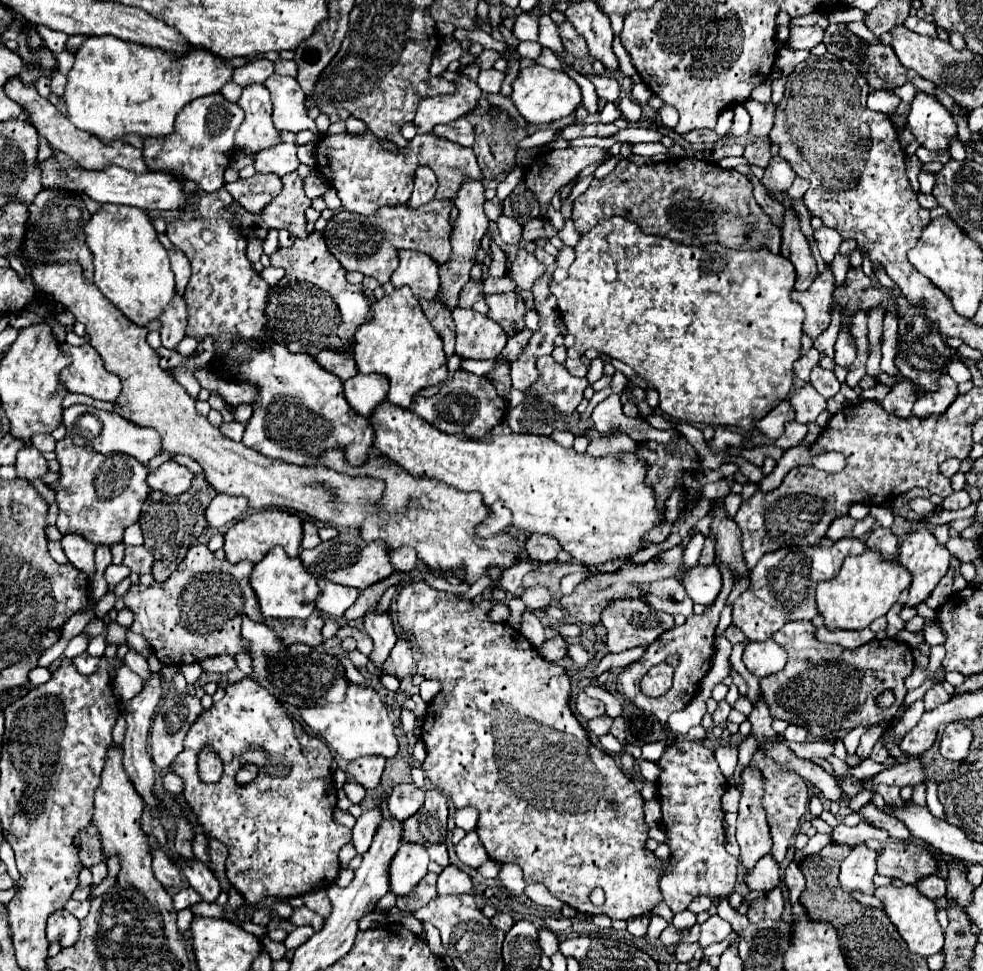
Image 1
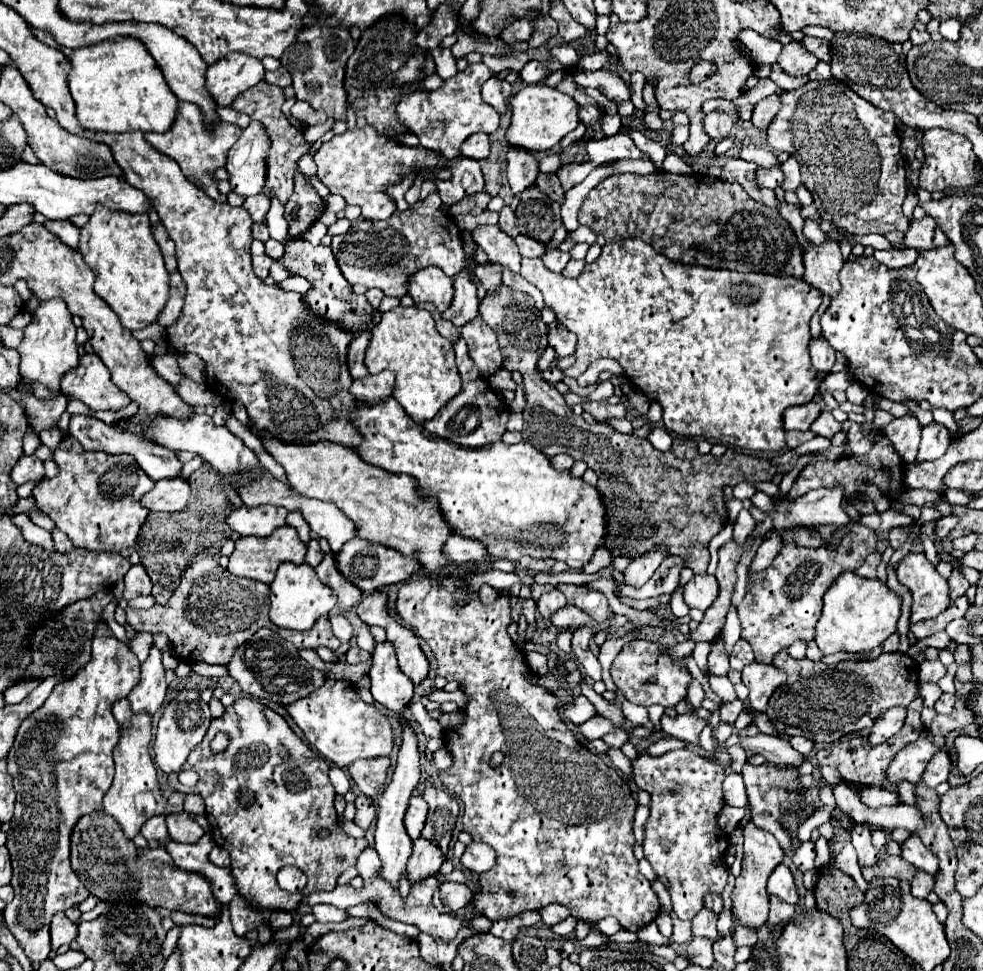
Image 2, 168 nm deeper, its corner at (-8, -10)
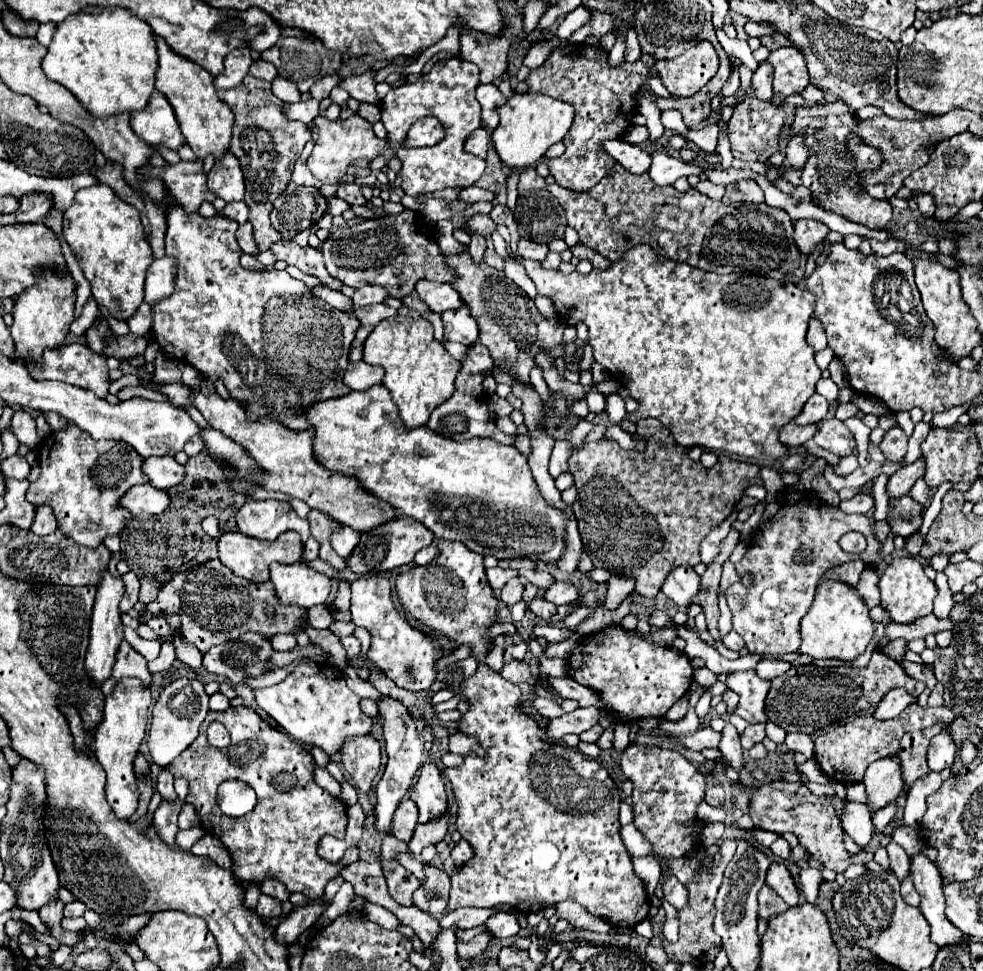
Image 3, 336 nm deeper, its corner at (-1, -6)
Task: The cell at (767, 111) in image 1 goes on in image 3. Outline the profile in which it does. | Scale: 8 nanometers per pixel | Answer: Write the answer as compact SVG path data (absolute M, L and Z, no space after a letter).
M765 61L759 65L759 69L753 73L751 89L755 91L755 95L759 95L759 99L773 97L773 67L771 67L771 63Z

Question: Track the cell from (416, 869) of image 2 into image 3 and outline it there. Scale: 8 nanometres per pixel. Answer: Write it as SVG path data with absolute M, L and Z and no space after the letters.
M447 813L441 817L441 819L435 819L435 821L429 821L425 825L417 825L415 833L413 833L413 839L409 841L409 849L411 853L417 857L421 855L421 851L427 847L427 845L437 845L445 833L447 833Z

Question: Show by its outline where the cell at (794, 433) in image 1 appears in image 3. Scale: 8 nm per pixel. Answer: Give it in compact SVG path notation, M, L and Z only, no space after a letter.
M787 423L781 431L781 441L787 447L801 447L805 445L805 441L809 441L815 435L817 427L815 425L807 425L807 427L799 427L795 423Z

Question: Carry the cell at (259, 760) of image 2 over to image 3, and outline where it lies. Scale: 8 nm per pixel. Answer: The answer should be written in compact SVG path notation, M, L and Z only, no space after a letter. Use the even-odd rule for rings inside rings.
M241 705L229 707L223 713L209 711L195 743L191 743L175 763L169 763L167 771L189 781L189 795L185 801L197 809L205 833L211 833L227 847L233 861L233 875L239 883L251 885L263 883L265 879L277 879L285 883L291 893L303 893L311 901L321 901L327 881L339 875L345 865L359 859L357 847L347 849L339 863L327 863L317 853L317 843L323 835L333 835L337 839L345 837L347 807L341 799L331 797L315 783L315 761L311 751L287 739L283 733L273 731L273 727L269 731L269 725L257 713L247 709L249 707ZM211 721L221 721L227 727L231 735L229 747L219 749L207 743L206 730ZM267 735L281 741L277 745L267 743ZM225 779L239 779L255 789L257 805L251 813L243 817L217 813L215 793Z

